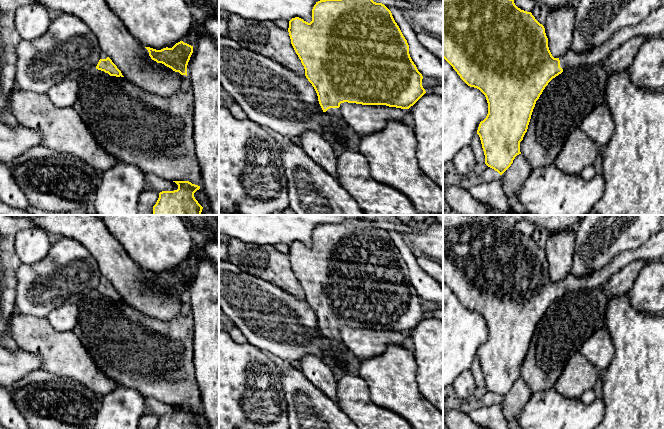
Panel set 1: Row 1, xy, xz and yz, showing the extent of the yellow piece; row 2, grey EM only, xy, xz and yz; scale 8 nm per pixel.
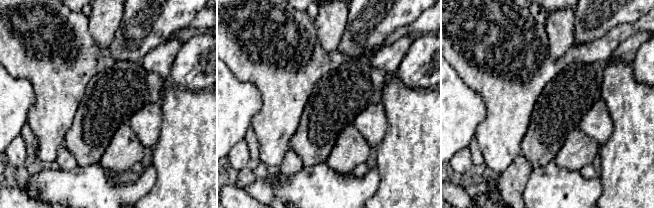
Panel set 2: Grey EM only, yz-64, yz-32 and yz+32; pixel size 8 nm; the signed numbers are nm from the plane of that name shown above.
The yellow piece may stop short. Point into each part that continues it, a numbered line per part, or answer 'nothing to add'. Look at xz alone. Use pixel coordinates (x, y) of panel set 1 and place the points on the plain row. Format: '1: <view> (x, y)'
1: xz (334, 337)

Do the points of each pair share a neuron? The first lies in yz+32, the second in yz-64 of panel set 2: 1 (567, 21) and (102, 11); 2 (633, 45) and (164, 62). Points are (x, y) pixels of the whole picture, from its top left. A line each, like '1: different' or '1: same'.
1: same
2: same

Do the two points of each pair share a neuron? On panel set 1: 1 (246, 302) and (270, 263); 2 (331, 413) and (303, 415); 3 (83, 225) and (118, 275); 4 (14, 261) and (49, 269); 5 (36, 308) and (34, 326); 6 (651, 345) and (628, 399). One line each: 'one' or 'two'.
1: two
2: one
3: one
4: two
5: two
6: one

